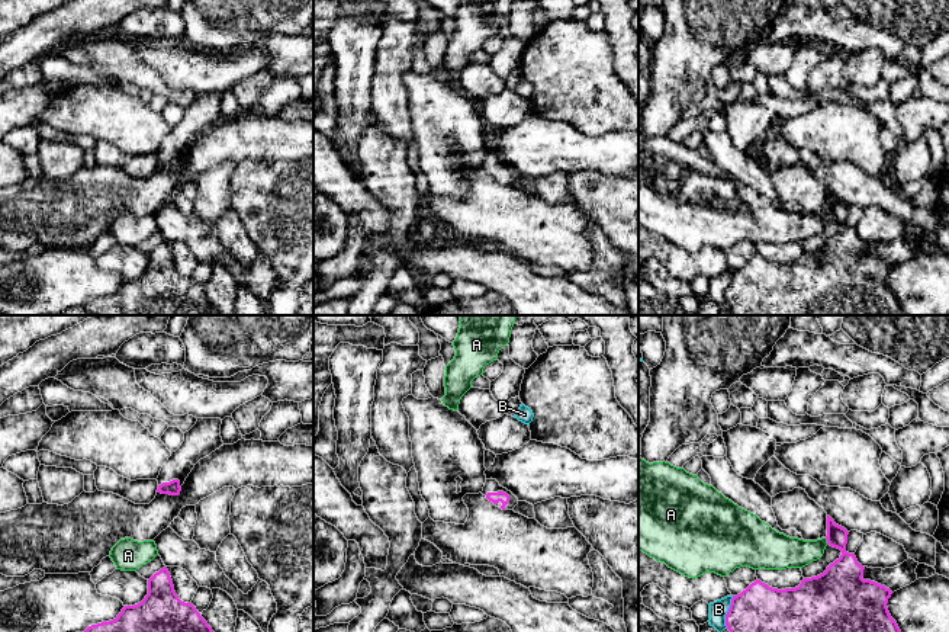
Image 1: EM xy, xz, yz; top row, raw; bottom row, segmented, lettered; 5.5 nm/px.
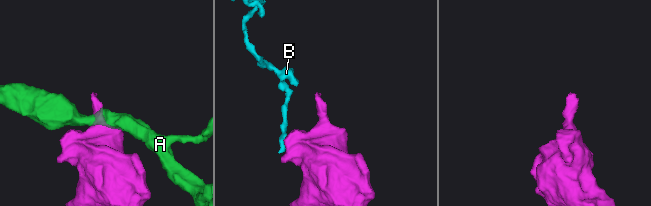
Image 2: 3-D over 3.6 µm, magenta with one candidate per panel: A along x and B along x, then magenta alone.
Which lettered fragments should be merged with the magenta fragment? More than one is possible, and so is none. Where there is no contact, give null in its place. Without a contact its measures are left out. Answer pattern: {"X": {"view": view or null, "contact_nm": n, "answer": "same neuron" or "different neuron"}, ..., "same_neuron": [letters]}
{"A": {"view": "yz", "contact_nm": 50, "answer": "different neuron"}, "B": {"view": "yz", "contact_nm": 180, "answer": "different neuron"}, "same_neuron": []}

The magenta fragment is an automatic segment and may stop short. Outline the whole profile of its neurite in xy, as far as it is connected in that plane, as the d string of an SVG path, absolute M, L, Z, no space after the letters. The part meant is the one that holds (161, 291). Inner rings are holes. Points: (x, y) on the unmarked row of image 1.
M167 241L148 254L148 269L141 277L125 280L116 293L91 299L84 308L91 315L221 315L196 282L178 273Z

